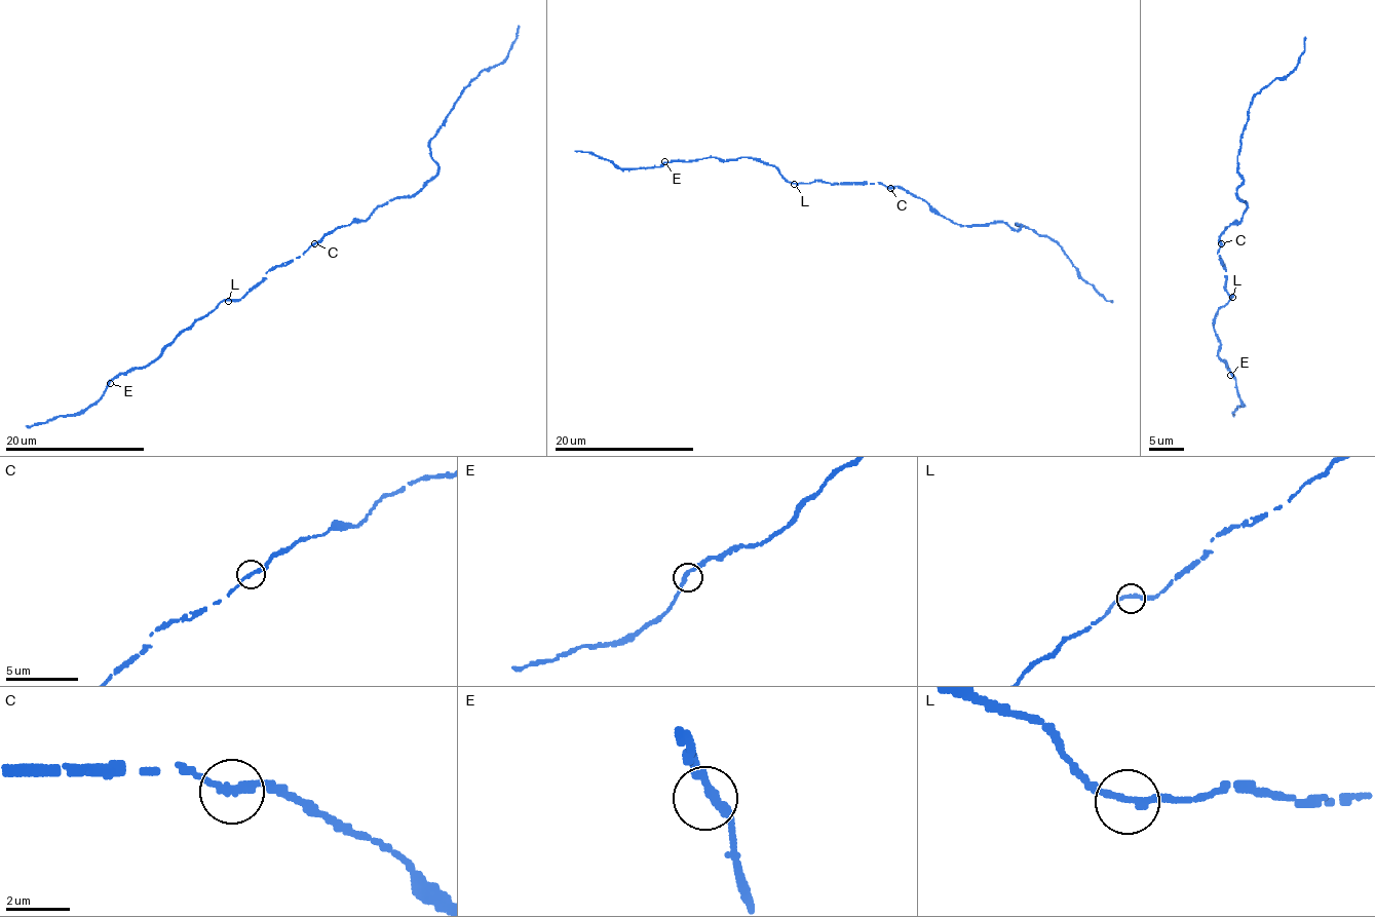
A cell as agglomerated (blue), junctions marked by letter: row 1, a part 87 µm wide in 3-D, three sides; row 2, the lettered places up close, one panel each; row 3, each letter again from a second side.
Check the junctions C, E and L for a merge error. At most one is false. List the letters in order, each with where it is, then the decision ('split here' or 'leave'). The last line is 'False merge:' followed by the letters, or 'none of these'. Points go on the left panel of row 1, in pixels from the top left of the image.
C: (314, 243) | leave
E: (110, 383) | leave
L: (228, 301) | leave
False merge: none of these

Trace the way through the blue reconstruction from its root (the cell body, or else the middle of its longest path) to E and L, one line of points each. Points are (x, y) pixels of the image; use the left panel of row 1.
E: (310, 246), (272, 266), (265, 278), (239, 299), (222, 301), (144, 368), (120, 372), (110, 383)
L: (310, 246), (279, 266), (272, 266), (265, 273), (265, 278), (239, 299), (228, 301)

